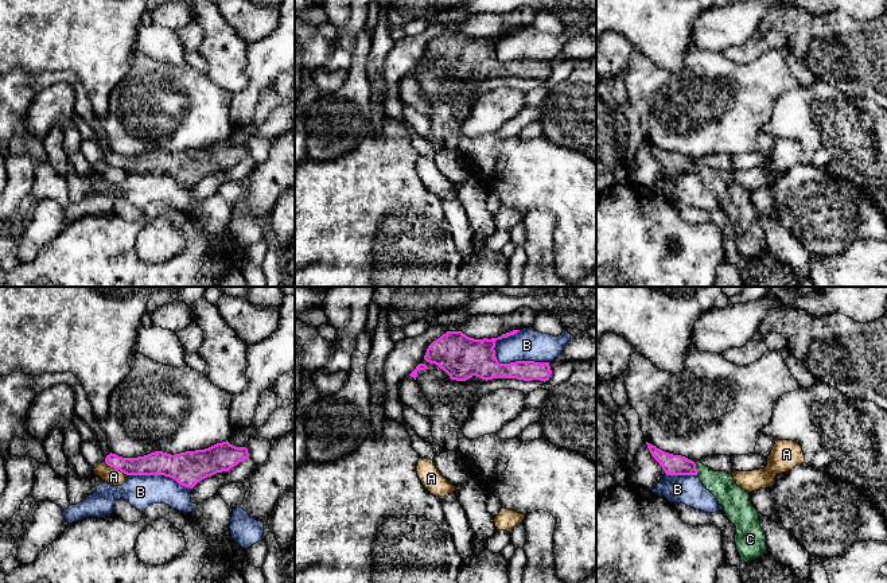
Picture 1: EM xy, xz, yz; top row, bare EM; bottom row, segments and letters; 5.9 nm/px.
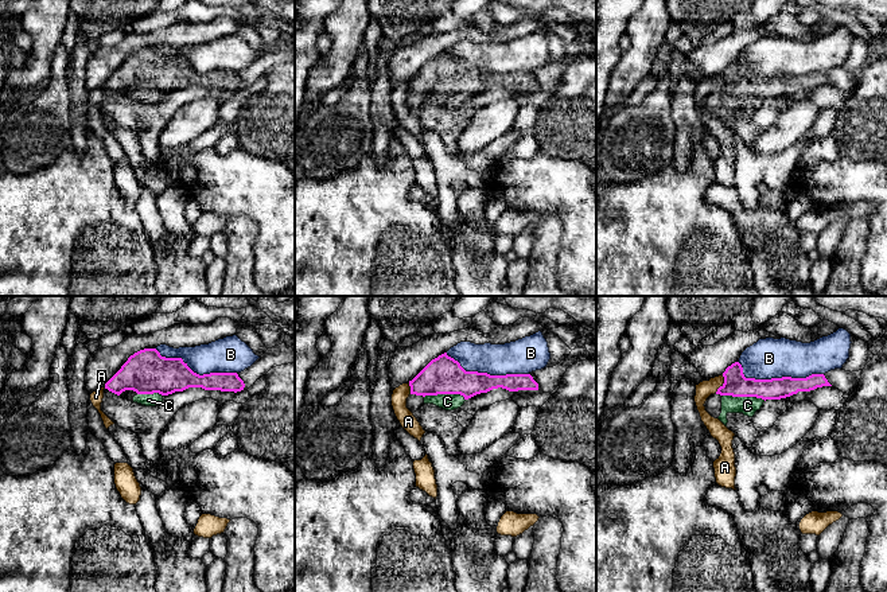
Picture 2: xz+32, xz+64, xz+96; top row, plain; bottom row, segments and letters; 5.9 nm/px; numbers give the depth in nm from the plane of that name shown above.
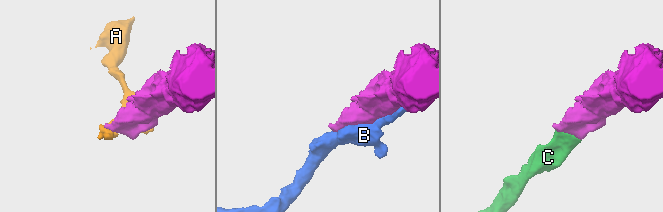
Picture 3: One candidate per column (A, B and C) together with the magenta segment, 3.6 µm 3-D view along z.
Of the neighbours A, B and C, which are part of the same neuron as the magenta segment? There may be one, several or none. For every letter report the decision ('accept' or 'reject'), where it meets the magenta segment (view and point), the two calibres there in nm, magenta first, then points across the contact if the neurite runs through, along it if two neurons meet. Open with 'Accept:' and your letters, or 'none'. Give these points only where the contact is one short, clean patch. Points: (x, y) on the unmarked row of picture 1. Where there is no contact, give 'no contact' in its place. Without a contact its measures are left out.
Accept: C
A: reject; contact xy (116, 167); calibres 140 and 100 nm; border xy (104, 160), (127, 174)
B: reject; contact xz (513, 61); calibres 220 and 190 nm
C: accept; contact yz (696, 167); calibres 130 and 160 nm; way yz (673, 163), (696, 167), (720, 182)

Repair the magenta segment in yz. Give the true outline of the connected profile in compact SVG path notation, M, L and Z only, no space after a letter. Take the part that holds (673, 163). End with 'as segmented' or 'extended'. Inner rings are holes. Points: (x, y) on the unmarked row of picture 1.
M647 140L646 143L666 174L697 174L707 188L716 195L728 218L736 225L735 242L742 263L767 250L759 211L752 205L750 193L736 183L732 172L713 170L701 159L693 160L685 155L665 151Z; extended

